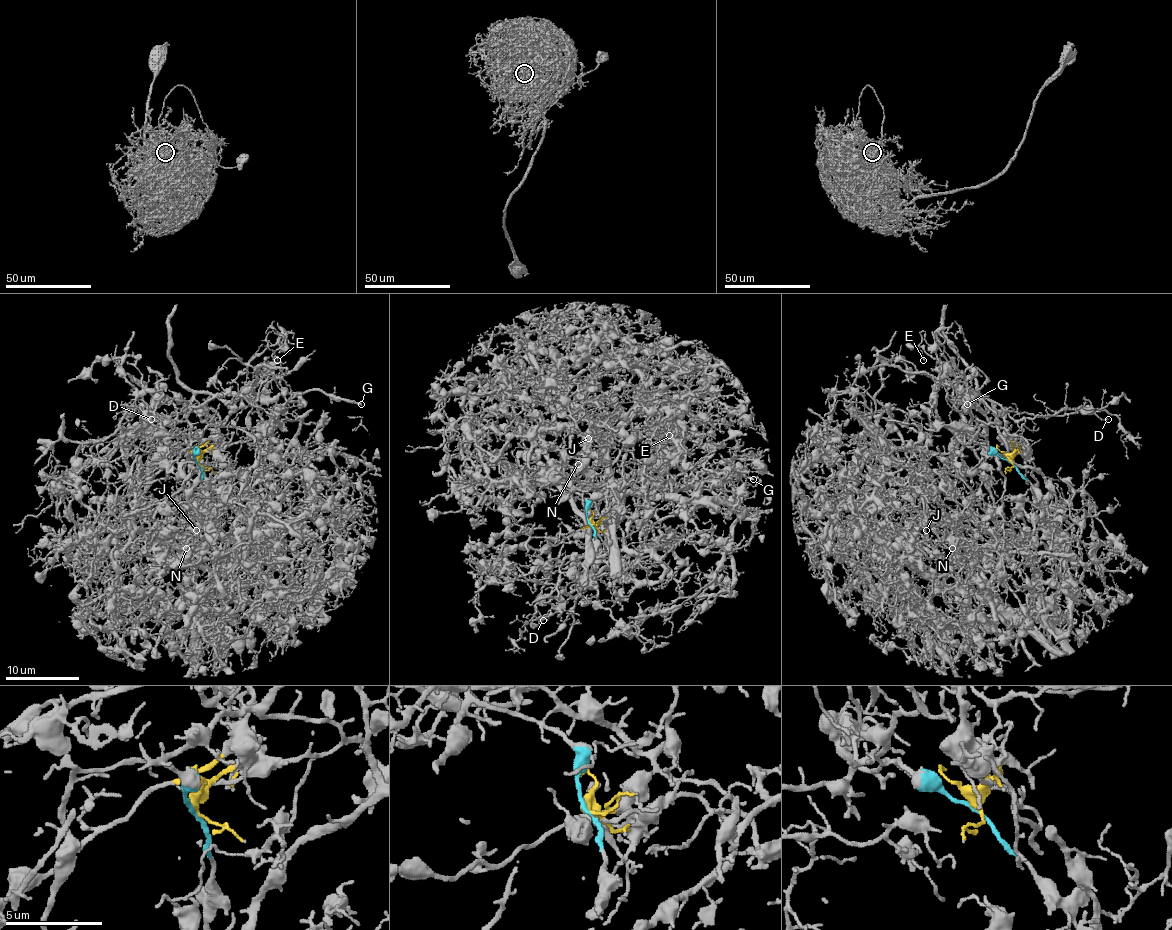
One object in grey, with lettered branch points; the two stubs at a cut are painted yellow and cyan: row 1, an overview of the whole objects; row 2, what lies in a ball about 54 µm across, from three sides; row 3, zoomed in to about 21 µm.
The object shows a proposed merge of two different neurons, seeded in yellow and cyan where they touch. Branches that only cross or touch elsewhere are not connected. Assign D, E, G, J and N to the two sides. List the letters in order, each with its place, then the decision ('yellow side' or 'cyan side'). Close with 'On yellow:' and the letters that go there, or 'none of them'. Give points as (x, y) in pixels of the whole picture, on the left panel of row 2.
D: place (151, 419); yellow side
E: place (277, 360); yellow side
G: place (361, 404); yellow side
J: place (196, 530); cyan side
N: place (186, 548); cyan side
On yellow: D, E, G

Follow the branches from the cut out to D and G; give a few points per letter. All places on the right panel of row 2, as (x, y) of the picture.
D: (1010, 462), (1014, 447), (1012, 436), (1020, 427), (1010, 412), (1027, 412), (1036, 417), (1092, 410), (1108, 419)
G: (1010, 462), (1014, 447), (1005, 412), (962, 393), (973, 393), (966, 390), (968, 404)

